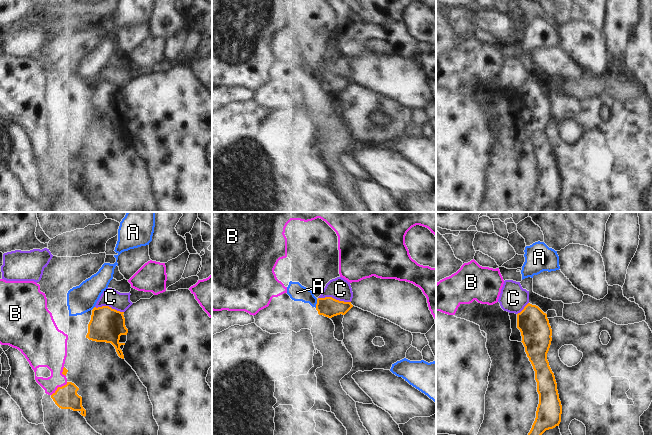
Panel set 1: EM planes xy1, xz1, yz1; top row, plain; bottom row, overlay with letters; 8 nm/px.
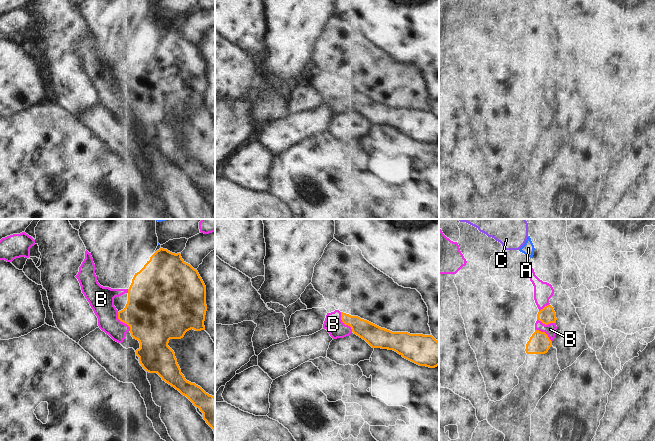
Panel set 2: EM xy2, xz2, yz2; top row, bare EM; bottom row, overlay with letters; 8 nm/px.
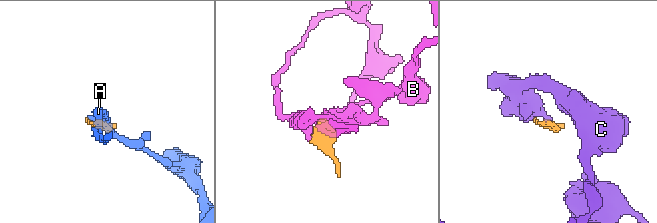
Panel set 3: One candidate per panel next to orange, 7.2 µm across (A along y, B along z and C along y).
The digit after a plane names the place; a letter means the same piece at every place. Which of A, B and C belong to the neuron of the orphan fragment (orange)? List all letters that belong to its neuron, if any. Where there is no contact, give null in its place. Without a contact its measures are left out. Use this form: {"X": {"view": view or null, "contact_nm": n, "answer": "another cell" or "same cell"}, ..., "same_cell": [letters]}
{"A": {"view": "xz1", "contact_nm": 70, "answer": "another cell"}, "B": {"view": "xz2", "contact_nm": 190, "answer": "same cell"}, "C": {"view": "xz1", "contact_nm": 260, "answer": "another cell"}, "same_cell": ["B"]}

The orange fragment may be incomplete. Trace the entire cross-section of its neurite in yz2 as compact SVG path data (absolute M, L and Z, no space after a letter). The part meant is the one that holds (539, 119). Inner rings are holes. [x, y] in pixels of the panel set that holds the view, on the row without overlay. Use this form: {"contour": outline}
{"contour": "M530 45L530 57L534 62L534 76L539 85L535 108L526 120L527 130L545 130L552 122L552 117L556 111L556 89L549 79L549 75L554 70L551 60L540 56Z"}

